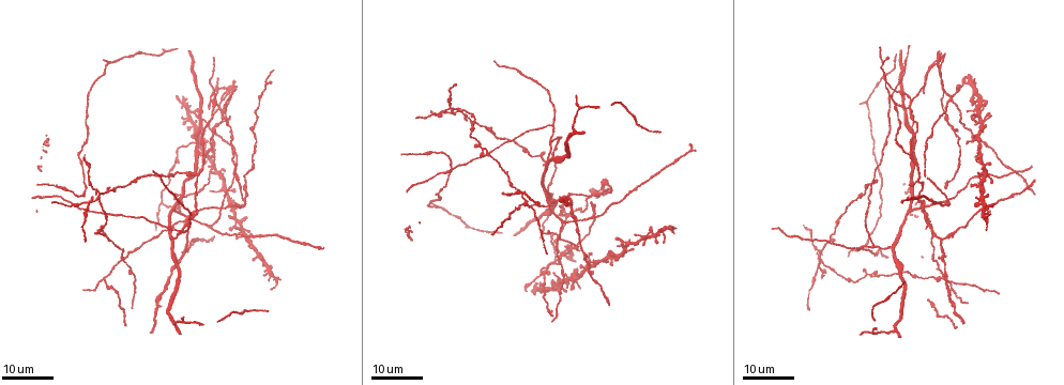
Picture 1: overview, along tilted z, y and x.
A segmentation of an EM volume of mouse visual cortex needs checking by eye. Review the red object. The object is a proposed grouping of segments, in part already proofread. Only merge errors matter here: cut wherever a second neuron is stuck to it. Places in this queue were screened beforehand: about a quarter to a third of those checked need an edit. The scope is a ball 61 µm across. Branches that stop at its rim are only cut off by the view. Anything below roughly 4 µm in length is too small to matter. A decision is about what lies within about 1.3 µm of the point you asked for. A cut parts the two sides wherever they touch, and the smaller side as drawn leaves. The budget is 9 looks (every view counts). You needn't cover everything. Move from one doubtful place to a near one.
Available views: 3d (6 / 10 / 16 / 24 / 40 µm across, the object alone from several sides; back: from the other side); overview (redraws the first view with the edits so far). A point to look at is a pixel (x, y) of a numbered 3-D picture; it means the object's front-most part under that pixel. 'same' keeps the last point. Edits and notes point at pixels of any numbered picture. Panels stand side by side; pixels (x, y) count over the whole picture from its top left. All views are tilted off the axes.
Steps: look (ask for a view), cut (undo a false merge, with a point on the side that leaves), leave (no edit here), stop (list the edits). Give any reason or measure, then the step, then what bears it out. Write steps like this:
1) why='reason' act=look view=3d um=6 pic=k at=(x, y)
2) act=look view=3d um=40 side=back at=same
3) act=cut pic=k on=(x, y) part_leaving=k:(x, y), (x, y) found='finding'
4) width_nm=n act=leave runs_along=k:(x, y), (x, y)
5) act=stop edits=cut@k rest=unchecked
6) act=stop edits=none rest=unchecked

why='a narrow waist' act=look view=3d um=24 pic=1 at=(197, 130)

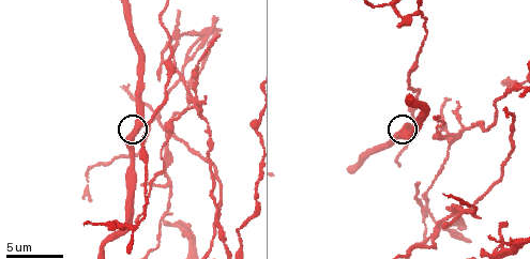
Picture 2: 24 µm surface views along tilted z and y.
act=look view=3d um=6 pic=2 at=(135, 125)

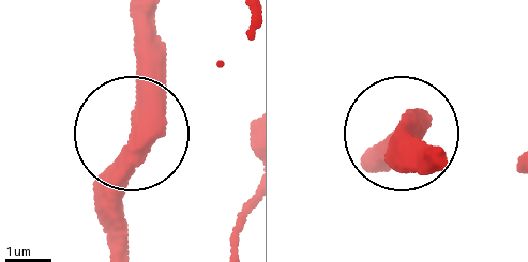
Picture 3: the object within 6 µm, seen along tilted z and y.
act=leave runs_along=3:(118, 244), (136, 19) found='one neuron here'

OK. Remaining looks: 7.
why='side arm on a straight run' act=look view=3d um=24 pic=1 at=(891, 246)

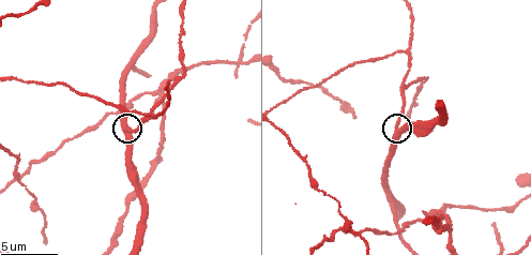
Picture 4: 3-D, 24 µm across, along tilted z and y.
why='closer look' act=look view=3d um=10 pic=4 at=(397, 126)

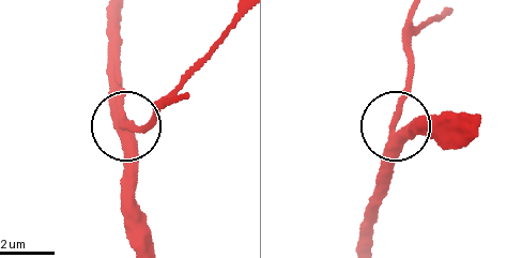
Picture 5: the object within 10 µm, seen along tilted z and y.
width_nm=320 act=leave runs_along=5:(371, 242), (398, 134), (411, 124), (415, 133) found='all the same neuron'

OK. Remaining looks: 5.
why='four-way junction' act=look view=3d um=6 pic=2 at=(430, 234)

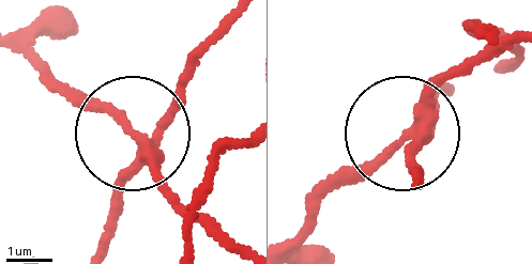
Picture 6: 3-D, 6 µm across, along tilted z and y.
why='other side' act=look view=3d um=6 side=back pic=6 at=(133, 132)

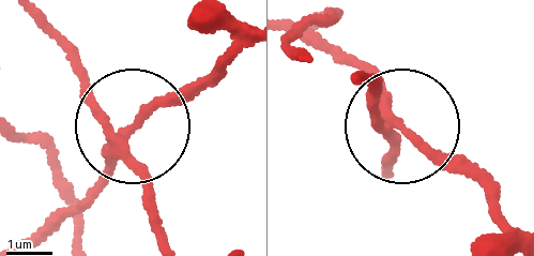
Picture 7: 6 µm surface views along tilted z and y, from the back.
side_arm_um=31 arms=4 act=cut pic=7 on=(154, 193) found='two neurons meet here'

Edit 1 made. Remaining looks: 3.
why='see it whole again' act=look view=overview

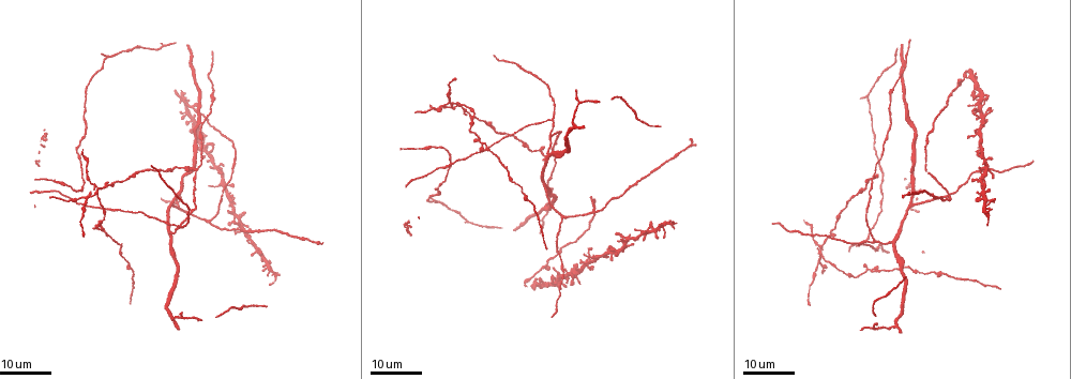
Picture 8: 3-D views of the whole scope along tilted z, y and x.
why='arms part here' act=look view=3d um=16 pic=8 at=(180, 227)

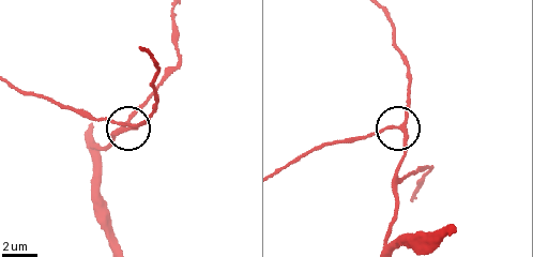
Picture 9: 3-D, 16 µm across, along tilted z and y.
why='zoom in' act=look view=3d um=10 pic=9 at=(394, 126)

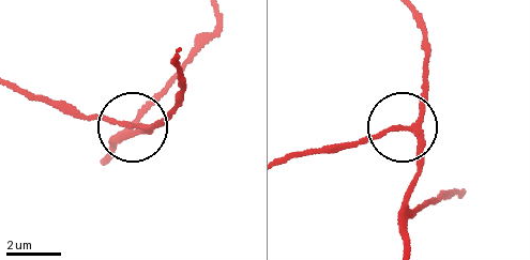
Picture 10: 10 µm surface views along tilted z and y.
side_arm_um=23 act=leave runs_along=10:(406, 244), (415, 144), (408, 127), (419, 108), (429, 47) found='all the same neuron'

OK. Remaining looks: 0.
act=stop edits=cut@7 rest=unchecked

